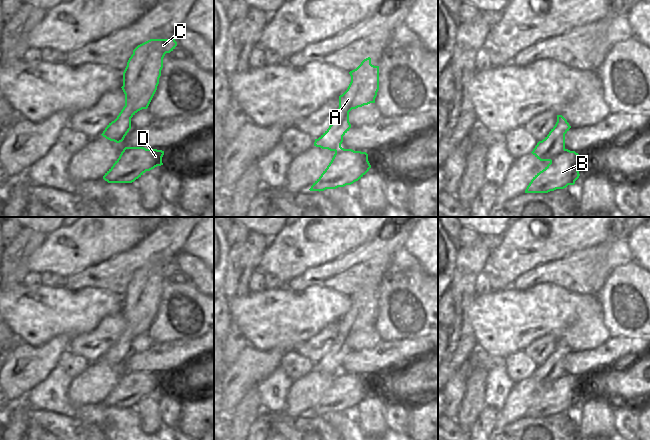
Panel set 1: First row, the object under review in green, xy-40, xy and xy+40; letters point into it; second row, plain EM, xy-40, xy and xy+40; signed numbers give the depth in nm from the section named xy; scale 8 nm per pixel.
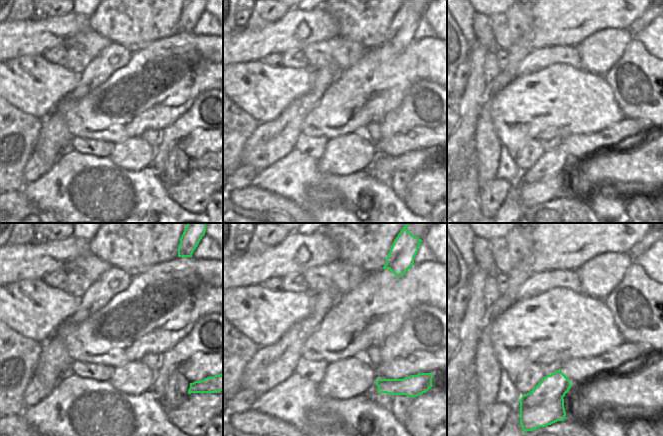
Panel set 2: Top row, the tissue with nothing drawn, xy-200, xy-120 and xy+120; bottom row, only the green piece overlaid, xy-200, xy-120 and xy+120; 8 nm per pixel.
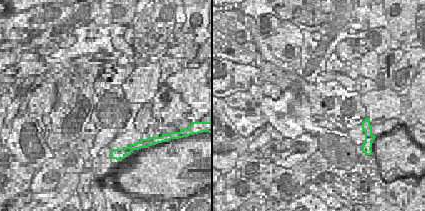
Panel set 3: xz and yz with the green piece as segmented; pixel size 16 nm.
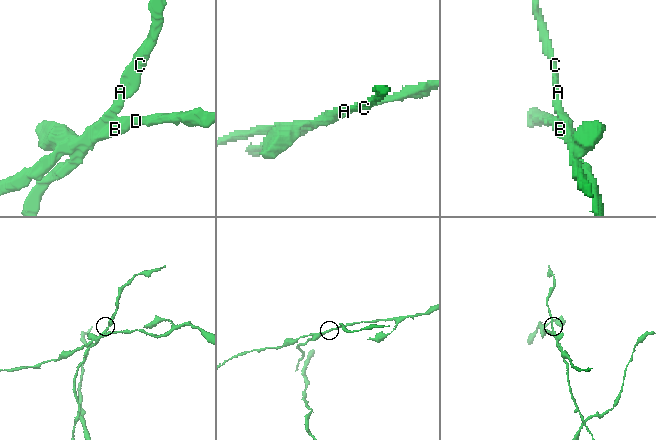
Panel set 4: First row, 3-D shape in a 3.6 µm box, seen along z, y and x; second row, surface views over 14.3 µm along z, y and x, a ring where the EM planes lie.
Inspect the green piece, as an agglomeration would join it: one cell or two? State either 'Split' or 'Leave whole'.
Split

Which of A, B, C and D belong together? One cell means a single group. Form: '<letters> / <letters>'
A C / B D

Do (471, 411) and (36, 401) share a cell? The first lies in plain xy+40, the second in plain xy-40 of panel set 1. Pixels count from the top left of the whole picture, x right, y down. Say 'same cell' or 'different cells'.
different cells

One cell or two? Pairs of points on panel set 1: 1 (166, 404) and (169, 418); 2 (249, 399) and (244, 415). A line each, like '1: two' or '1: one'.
1: one
2: one

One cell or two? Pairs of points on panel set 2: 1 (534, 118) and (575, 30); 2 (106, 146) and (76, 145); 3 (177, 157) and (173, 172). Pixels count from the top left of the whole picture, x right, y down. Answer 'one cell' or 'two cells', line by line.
1: two cells
2: one cell
3: one cell

